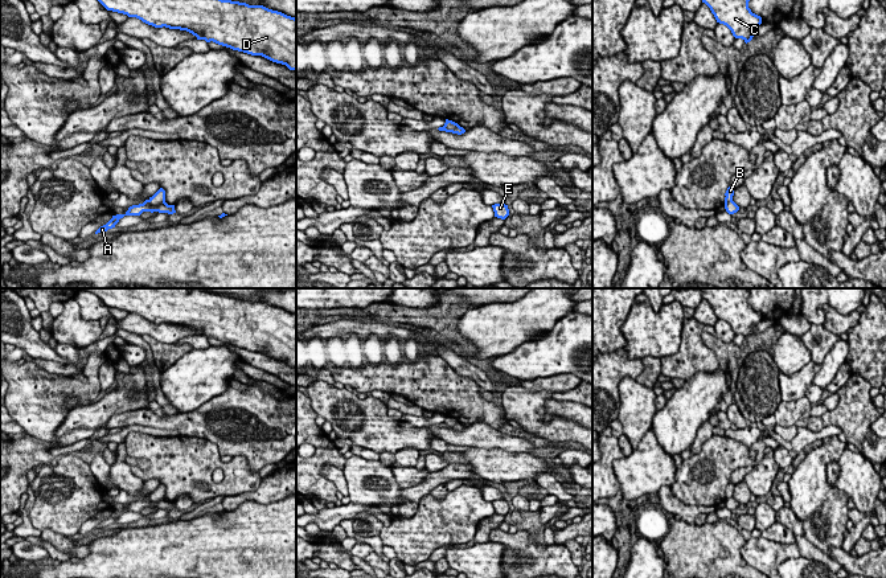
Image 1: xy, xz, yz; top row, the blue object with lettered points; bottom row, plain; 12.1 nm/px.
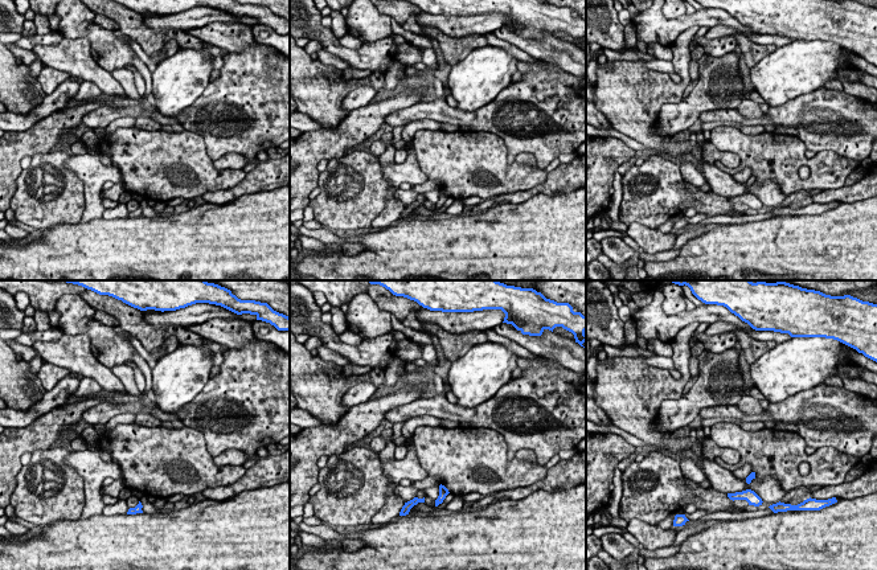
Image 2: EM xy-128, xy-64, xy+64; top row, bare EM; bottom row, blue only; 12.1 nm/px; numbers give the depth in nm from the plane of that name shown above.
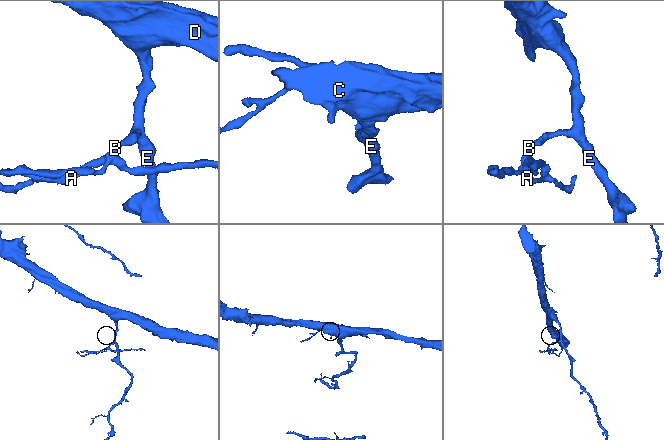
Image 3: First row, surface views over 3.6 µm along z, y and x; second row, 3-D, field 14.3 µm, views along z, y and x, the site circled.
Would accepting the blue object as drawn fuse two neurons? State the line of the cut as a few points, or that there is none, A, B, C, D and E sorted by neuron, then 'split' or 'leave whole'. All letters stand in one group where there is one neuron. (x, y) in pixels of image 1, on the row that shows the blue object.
cut in xz along (443, 126), (451, 130), (459, 126); A / B C D E; split

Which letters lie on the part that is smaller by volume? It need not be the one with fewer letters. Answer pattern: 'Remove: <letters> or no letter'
Remove: A

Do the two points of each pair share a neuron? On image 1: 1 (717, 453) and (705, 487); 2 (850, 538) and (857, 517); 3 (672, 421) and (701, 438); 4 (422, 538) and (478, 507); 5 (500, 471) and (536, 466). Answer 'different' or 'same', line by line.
1: same
2: same
3: different
4: same
5: same

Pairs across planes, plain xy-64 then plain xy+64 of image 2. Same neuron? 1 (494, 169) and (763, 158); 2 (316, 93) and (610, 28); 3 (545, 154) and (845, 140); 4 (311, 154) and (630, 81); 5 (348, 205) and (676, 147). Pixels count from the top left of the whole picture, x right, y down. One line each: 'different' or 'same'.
1: same
2: different
3: same
4: different
5: different

